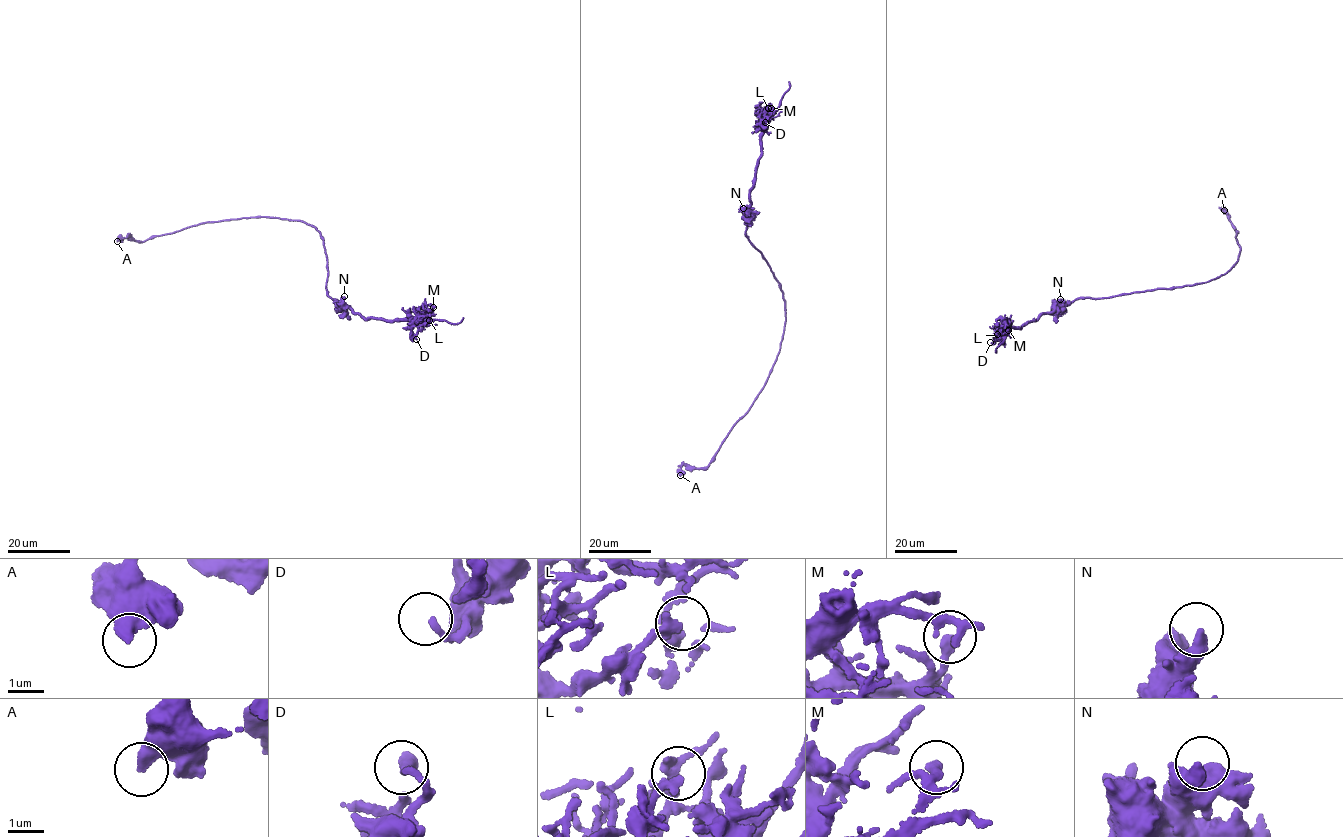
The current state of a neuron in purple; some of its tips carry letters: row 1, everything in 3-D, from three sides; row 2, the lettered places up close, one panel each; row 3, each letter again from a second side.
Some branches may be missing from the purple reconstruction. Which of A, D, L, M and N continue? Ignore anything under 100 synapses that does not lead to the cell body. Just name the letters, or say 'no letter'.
no letter

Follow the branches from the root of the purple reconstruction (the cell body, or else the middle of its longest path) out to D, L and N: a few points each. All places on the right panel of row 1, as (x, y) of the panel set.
D: (1165, 289), (1080, 298), (1058, 305), (1020, 328), (1002, 332), (996, 341), (990, 342)
L: (1165, 289), (1076, 299), (1054, 306), (1052, 311), (1038, 315), (1020, 328), (997, 334)
N: (1165, 289), (1080, 298), (1064, 305), (1060, 299)

